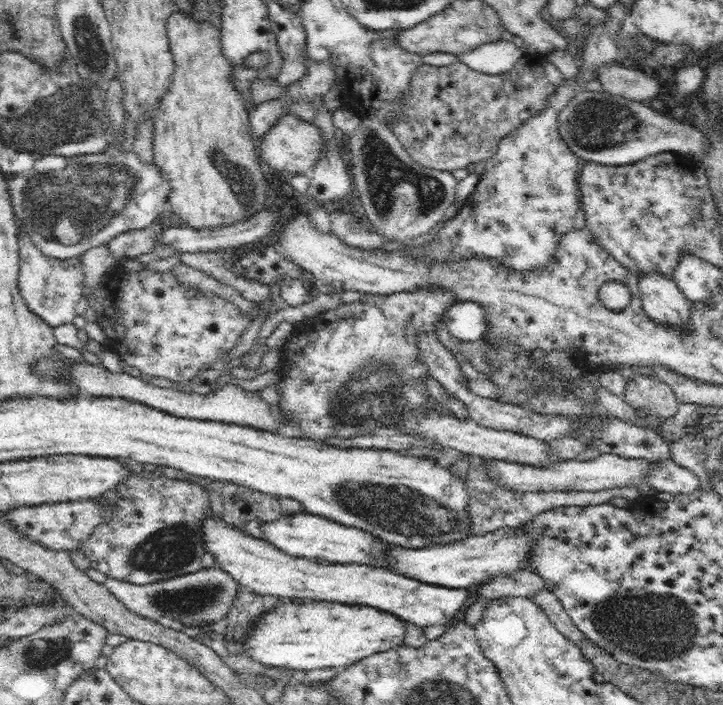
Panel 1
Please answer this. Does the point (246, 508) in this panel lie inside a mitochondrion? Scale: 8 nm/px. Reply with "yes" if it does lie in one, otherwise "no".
no

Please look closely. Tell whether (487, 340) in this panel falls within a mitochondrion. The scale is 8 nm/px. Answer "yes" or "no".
no

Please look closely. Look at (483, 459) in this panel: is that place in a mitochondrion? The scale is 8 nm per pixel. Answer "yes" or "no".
no

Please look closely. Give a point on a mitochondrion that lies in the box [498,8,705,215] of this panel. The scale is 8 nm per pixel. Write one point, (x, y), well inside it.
(594, 123)

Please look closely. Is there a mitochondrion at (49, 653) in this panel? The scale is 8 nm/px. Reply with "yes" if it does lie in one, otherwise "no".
yes

